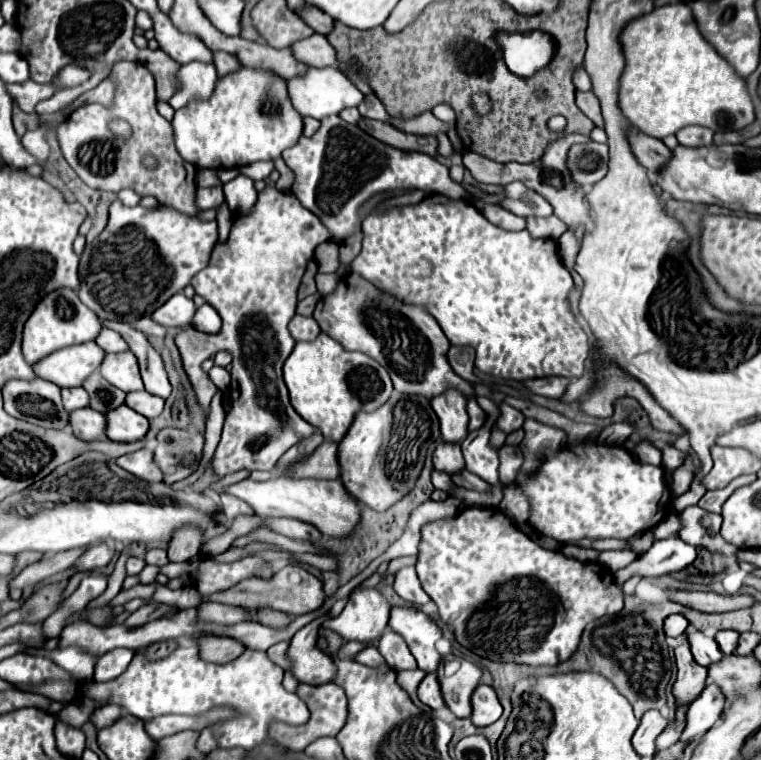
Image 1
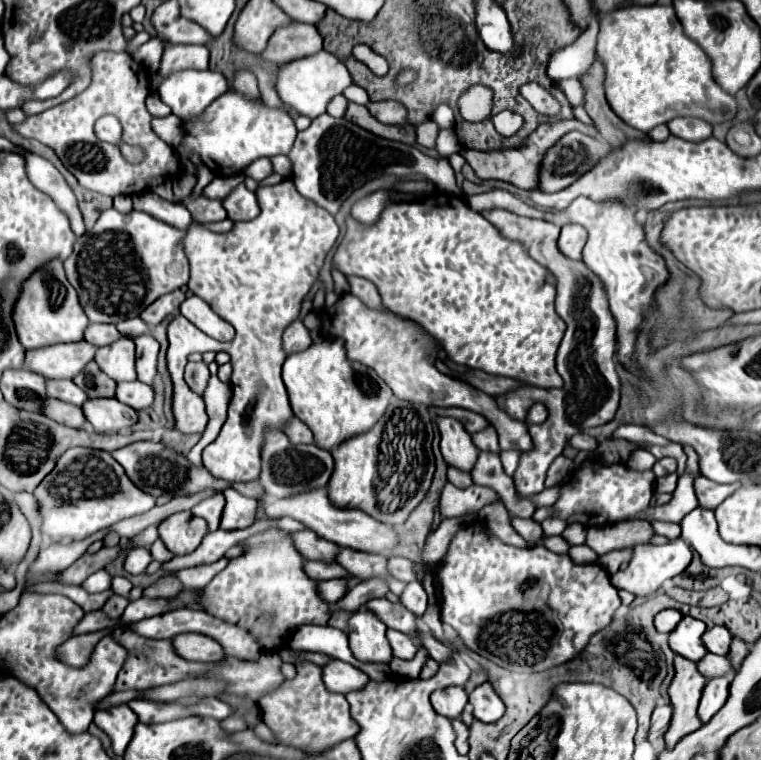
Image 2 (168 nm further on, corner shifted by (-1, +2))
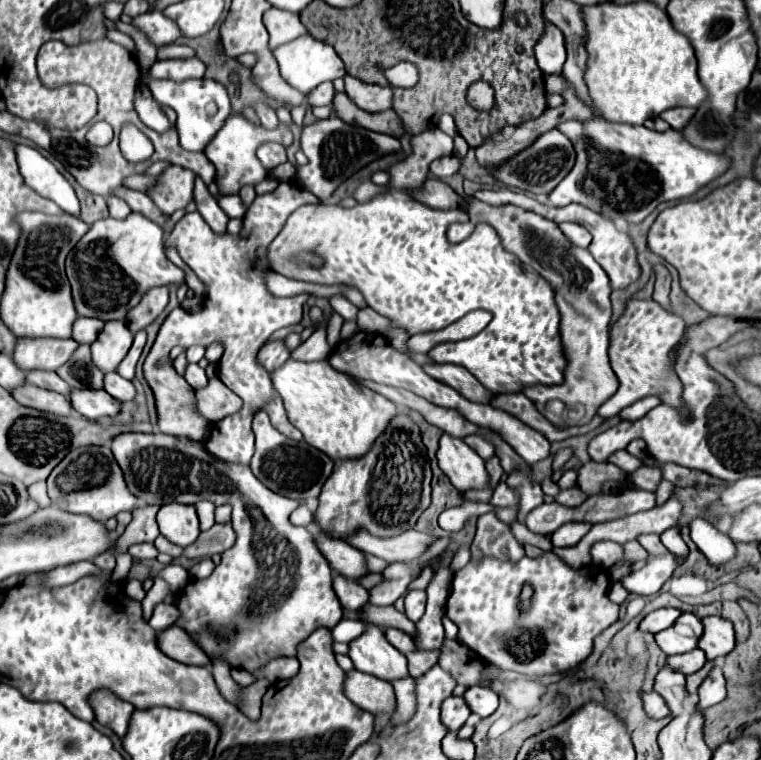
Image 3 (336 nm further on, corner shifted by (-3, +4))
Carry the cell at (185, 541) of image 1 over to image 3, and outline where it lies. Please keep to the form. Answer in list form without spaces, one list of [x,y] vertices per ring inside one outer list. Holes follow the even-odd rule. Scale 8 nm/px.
[[[168,503],[158,511],[160,533],[174,545],[186,549],[200,535],[200,523],[194,505]]]

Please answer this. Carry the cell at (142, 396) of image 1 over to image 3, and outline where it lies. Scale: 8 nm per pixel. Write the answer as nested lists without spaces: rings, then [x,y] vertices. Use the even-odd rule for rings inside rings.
[[[106,373],[104,389],[118,401],[132,401],[136,397],[136,387],[132,381],[120,377],[118,373]]]

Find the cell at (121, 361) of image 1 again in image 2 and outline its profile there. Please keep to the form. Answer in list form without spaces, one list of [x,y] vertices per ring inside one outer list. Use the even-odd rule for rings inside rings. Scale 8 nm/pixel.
[[[120,337],[112,345],[98,349],[94,361],[114,381],[134,381],[136,379],[134,341],[130,337]]]

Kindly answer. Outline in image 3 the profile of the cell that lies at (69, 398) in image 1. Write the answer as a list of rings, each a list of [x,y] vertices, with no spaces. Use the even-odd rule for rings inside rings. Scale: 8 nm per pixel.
[[[28,371],[28,383],[48,391],[62,393],[66,397],[70,397],[70,391],[72,391],[72,387],[54,371]]]

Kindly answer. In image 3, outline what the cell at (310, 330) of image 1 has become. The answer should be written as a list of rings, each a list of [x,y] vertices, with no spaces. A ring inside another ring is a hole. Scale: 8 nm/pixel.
[[[274,339],[268,345],[264,345],[264,349],[260,349],[260,357],[258,357],[258,361],[268,371],[278,369],[288,359],[290,359],[290,349],[284,345],[284,339]]]

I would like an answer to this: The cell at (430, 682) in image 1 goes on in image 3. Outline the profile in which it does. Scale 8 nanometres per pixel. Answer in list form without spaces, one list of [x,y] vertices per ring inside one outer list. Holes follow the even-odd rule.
[[[450,695],[444,699],[442,703],[442,723],[450,729],[450,731],[458,731],[466,719],[470,717],[470,707],[466,705],[464,697],[456,697],[456,695]]]

